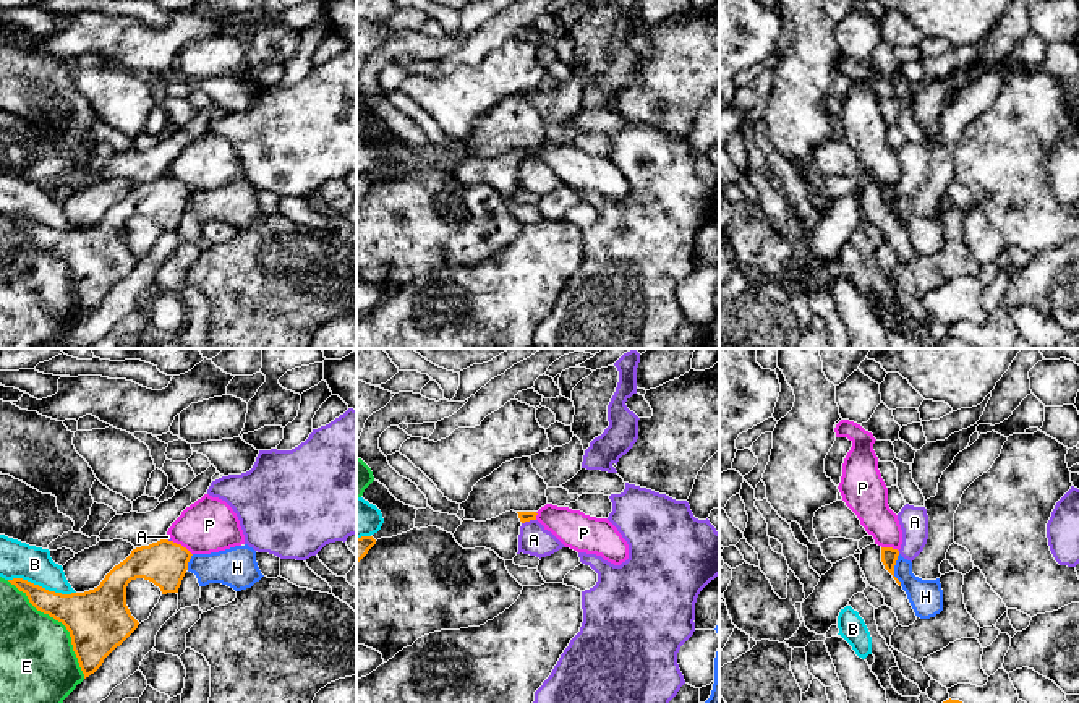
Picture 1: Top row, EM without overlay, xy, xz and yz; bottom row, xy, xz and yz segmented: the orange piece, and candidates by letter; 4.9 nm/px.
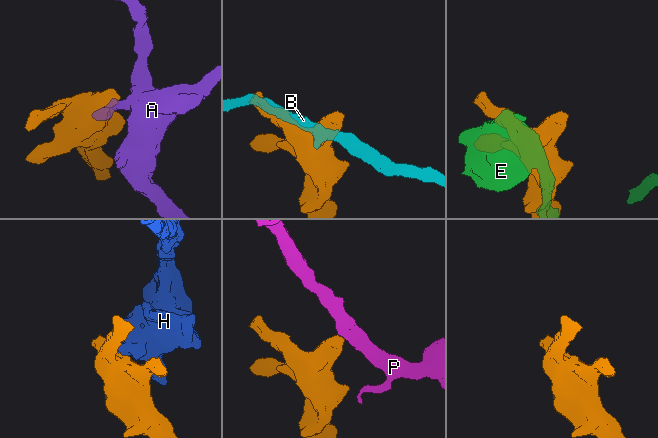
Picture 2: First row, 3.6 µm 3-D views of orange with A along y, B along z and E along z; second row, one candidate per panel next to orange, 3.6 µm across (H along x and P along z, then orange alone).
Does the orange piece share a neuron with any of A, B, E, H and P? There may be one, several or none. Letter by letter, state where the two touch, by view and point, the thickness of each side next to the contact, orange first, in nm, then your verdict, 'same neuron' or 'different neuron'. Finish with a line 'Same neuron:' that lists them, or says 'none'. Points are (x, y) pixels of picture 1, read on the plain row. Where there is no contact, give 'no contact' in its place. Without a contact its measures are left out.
A: xz (528, 157) | 50/150 nm | different neuron
B: xy (41, 224) | 220/180 nm | different neuron
E: xy (60, 258) | 320/380 nm | different neuron
H: yz (893, 208) | 80/170 nm | different neuron
P: xy (180, 182) | 220/280 nm | different neuron
Same neuron: none

